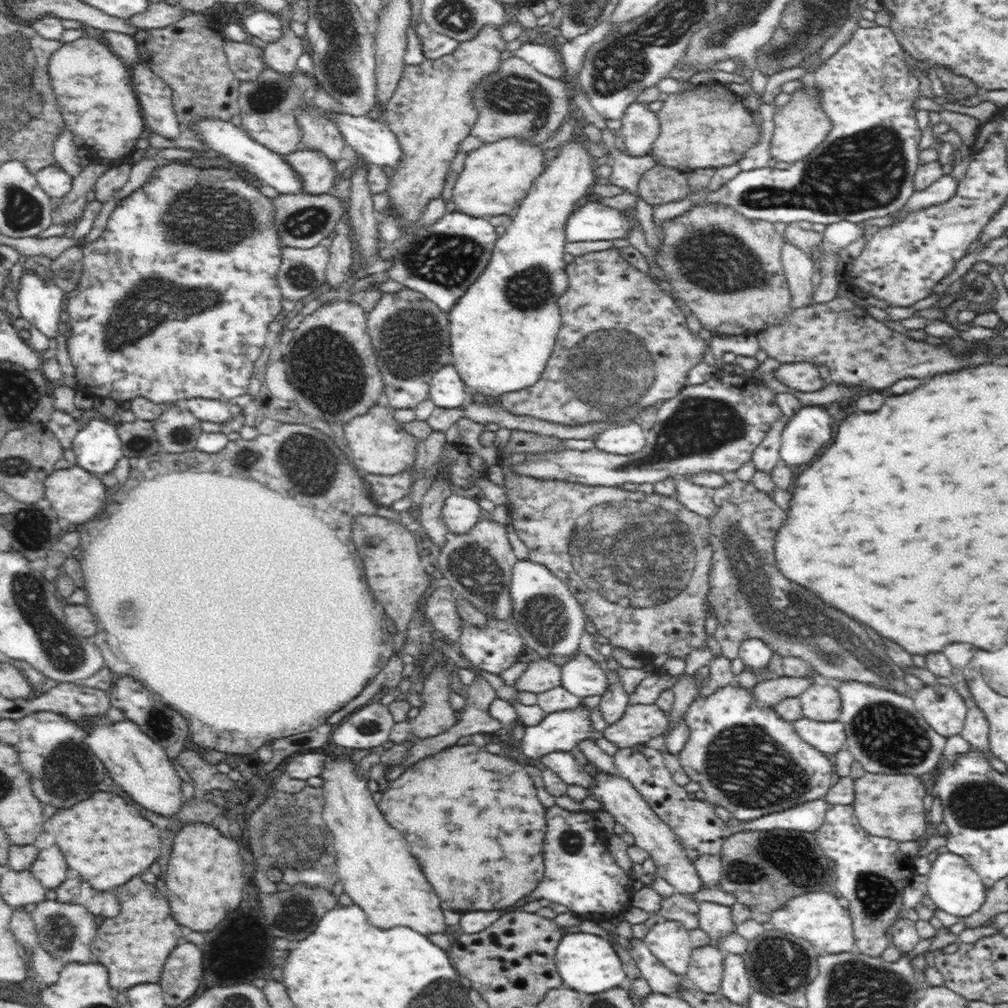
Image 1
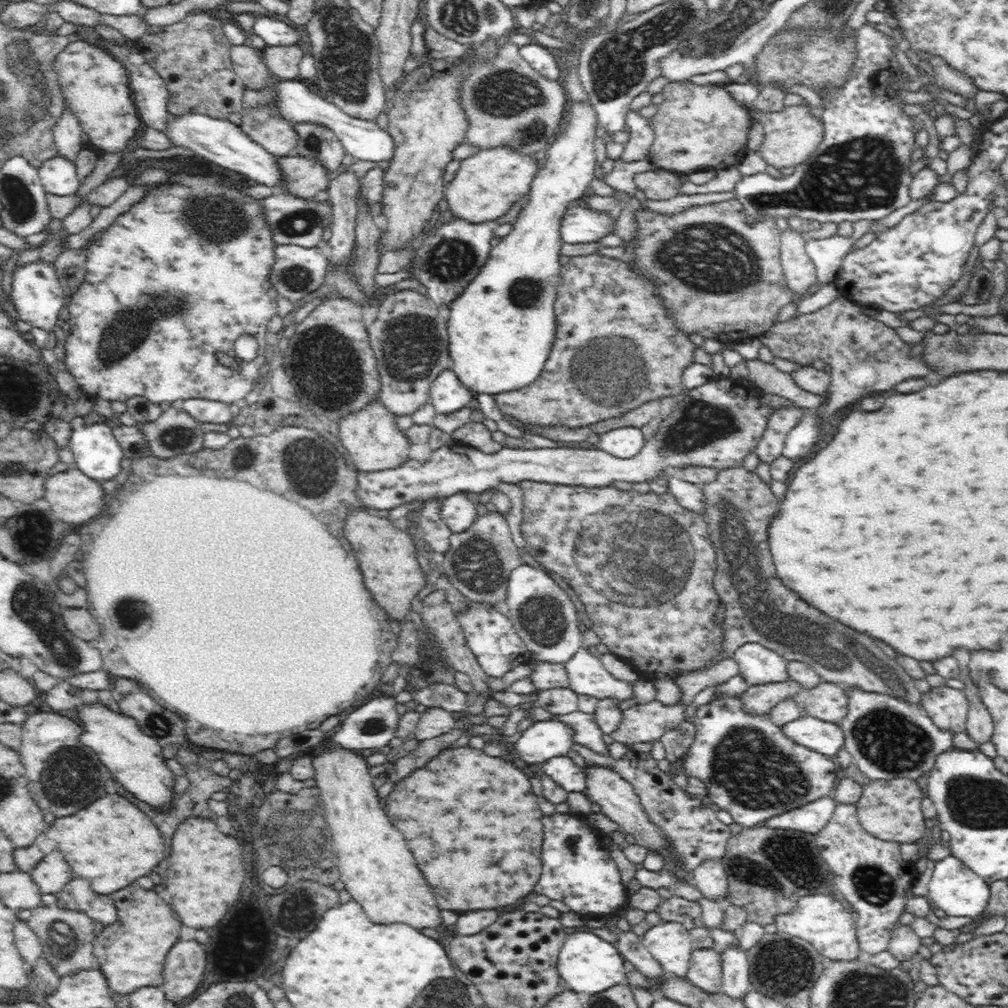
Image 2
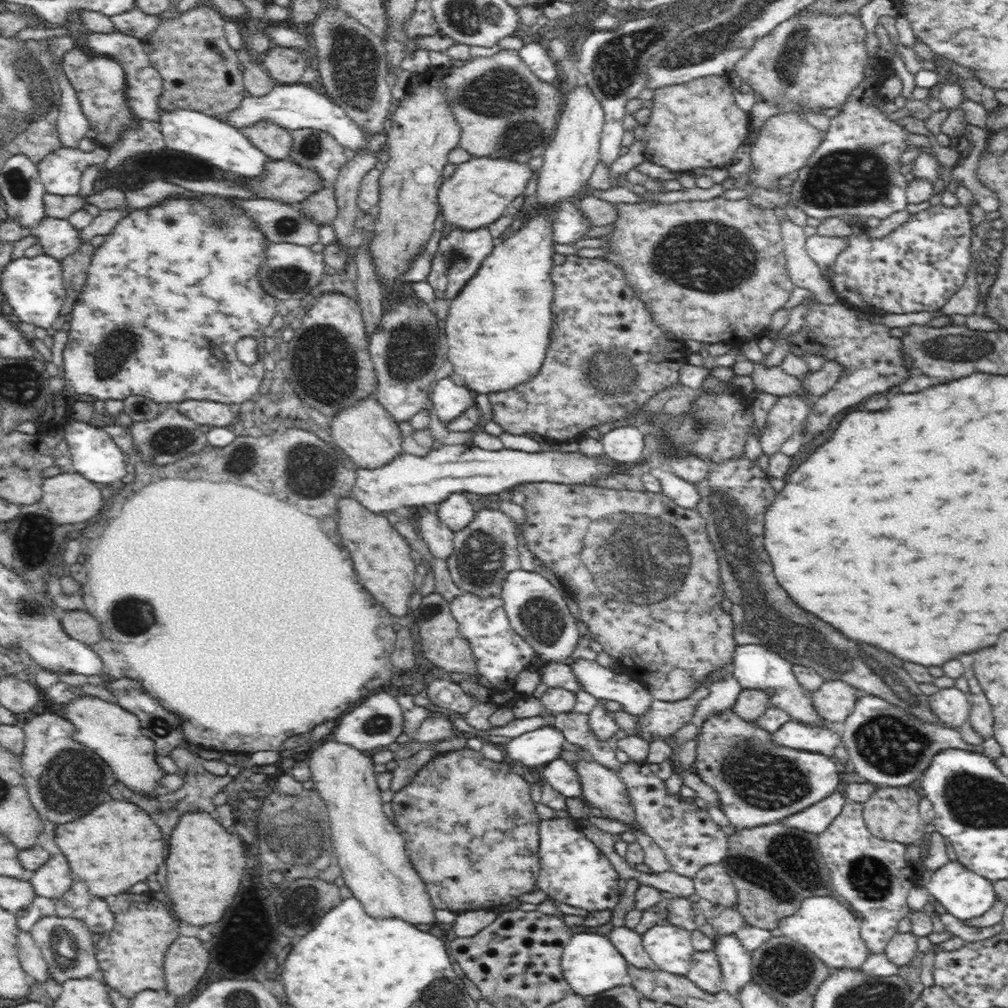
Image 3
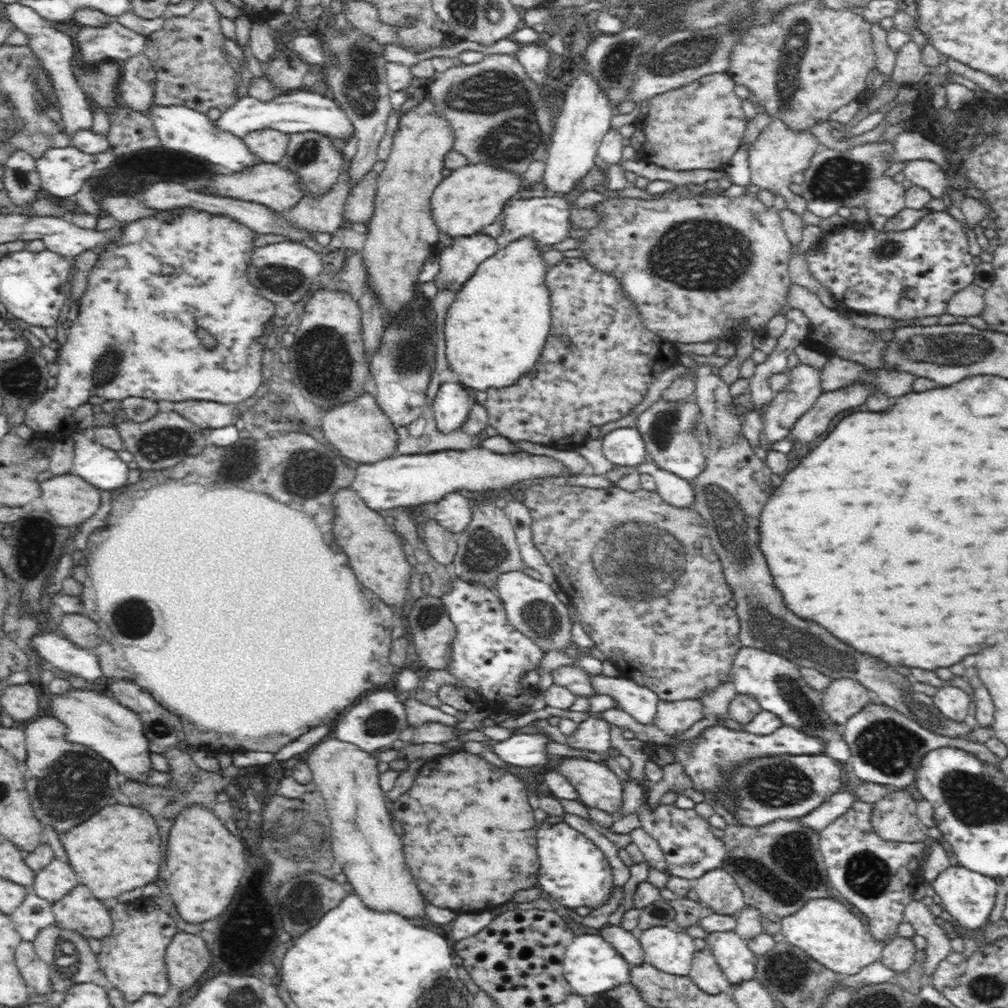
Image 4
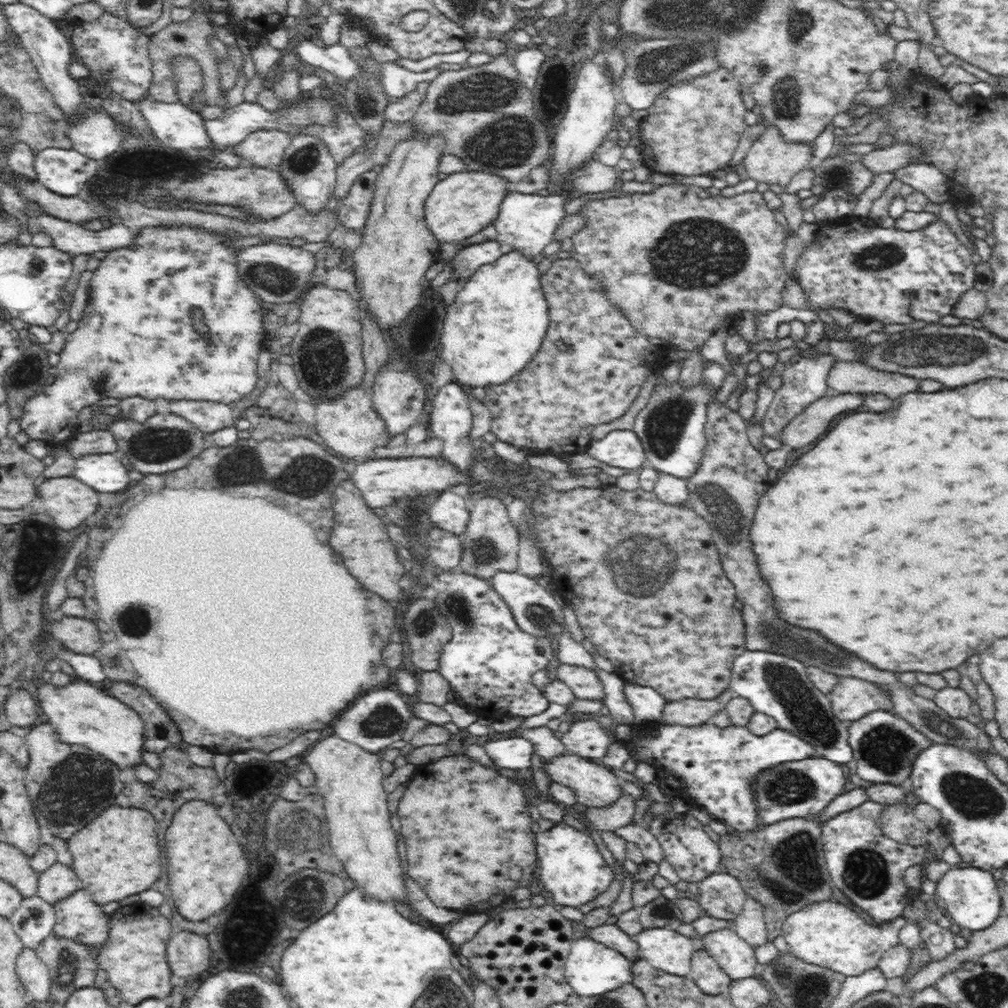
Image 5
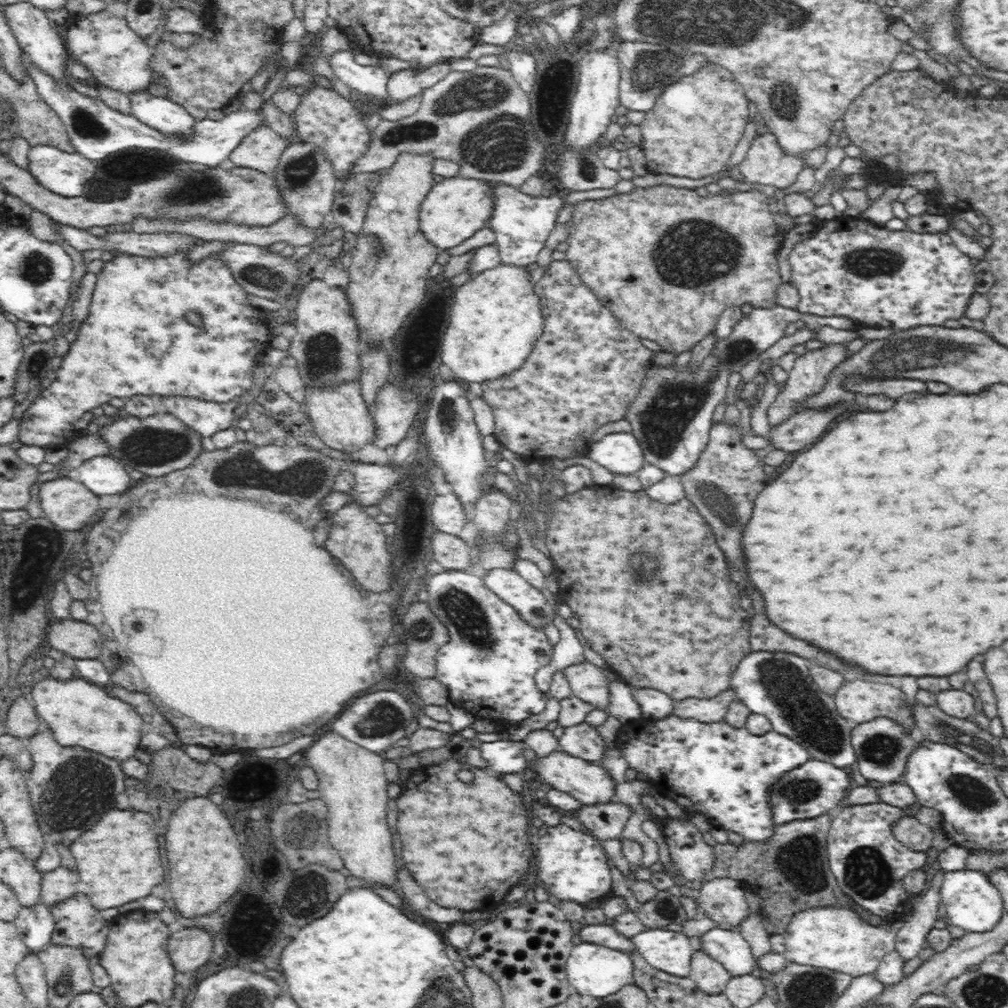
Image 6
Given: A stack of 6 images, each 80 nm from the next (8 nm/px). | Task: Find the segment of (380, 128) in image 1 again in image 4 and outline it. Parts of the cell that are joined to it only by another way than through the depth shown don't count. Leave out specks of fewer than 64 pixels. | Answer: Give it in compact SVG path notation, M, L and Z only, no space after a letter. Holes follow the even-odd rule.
M304 86L298 90L278 92L272 100L258 100L244 93L234 106L221 112L220 118L215 121L215 126L242 139L252 131L273 128L289 135L314 131L332 138L344 139L346 142L354 135L355 128L349 116L337 105L330 94L328 96L317 94L304 89Z

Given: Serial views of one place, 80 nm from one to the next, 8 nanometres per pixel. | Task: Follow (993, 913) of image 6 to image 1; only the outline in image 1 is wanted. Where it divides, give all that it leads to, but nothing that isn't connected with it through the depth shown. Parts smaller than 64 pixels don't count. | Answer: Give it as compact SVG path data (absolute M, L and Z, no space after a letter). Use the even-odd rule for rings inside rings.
M949 850L940 854L931 864L931 870L927 874L927 896L938 909L958 918L964 918L973 915L983 906L987 890L979 875L970 867L970 864L966 863L966 860Z

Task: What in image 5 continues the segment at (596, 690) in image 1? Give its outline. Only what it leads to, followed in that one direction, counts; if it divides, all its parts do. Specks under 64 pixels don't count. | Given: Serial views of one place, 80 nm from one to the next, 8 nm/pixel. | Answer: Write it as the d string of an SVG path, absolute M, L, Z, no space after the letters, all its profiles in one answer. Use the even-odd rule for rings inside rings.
M624 681L622 693L632 707L632 720L634 724L656 723L662 714L662 708L667 700L660 696L656 690L649 686Z

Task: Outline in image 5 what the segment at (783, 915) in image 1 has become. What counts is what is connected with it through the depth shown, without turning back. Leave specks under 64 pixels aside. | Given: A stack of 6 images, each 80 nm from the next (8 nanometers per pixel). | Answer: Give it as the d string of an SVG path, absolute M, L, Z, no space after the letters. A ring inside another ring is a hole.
M816 902L787 917L783 921L782 935L788 951L794 956L852 977L861 975L868 968L877 967L886 950L899 942L899 931L906 924L907 920L900 917L893 923L876 928L865 924L854 910L838 902Z

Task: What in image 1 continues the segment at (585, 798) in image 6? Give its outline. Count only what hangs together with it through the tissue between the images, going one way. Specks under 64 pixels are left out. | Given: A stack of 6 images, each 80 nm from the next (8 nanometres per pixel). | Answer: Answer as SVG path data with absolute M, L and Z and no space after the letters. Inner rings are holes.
M598 773L594 780L595 783L589 790L590 794L600 802L603 810L612 814L615 822L620 822L634 836L635 846L648 852L649 859L657 869L656 877L666 880L674 886L676 892L692 899L697 892L706 889L706 884L698 875L694 862L688 857L686 848L682 847L678 836L665 822L662 822L662 819L651 809L648 802L629 780L619 775L606 773Z

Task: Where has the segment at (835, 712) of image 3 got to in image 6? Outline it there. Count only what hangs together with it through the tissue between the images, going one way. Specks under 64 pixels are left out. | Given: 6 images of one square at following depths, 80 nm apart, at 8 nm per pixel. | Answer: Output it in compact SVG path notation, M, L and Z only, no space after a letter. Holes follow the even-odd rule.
M853 679L845 681L833 695L842 717L860 724L876 716L898 720L904 693L890 684Z

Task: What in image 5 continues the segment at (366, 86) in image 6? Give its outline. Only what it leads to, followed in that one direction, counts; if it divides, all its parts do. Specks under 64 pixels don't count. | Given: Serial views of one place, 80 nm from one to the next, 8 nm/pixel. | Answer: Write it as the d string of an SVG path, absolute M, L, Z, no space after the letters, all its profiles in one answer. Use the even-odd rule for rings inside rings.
M302 40L296 50L302 63L313 64L318 70L331 72L337 78L360 76L360 67L350 59L346 47L340 43L317 47L313 40Z

